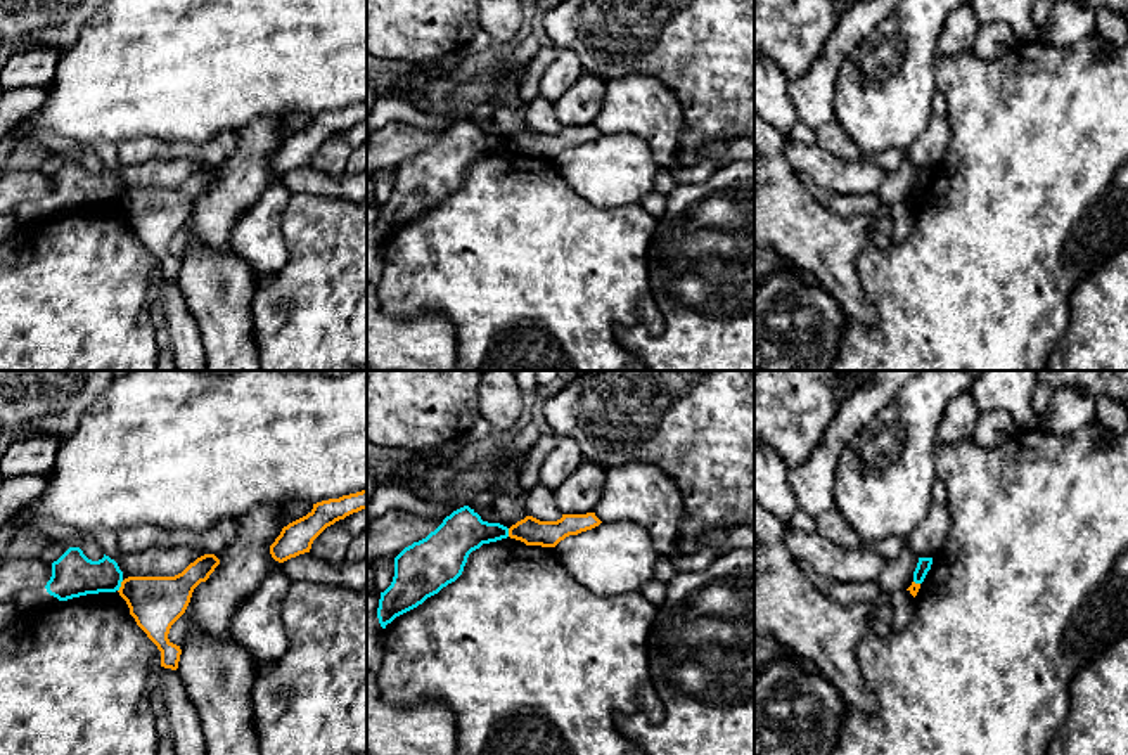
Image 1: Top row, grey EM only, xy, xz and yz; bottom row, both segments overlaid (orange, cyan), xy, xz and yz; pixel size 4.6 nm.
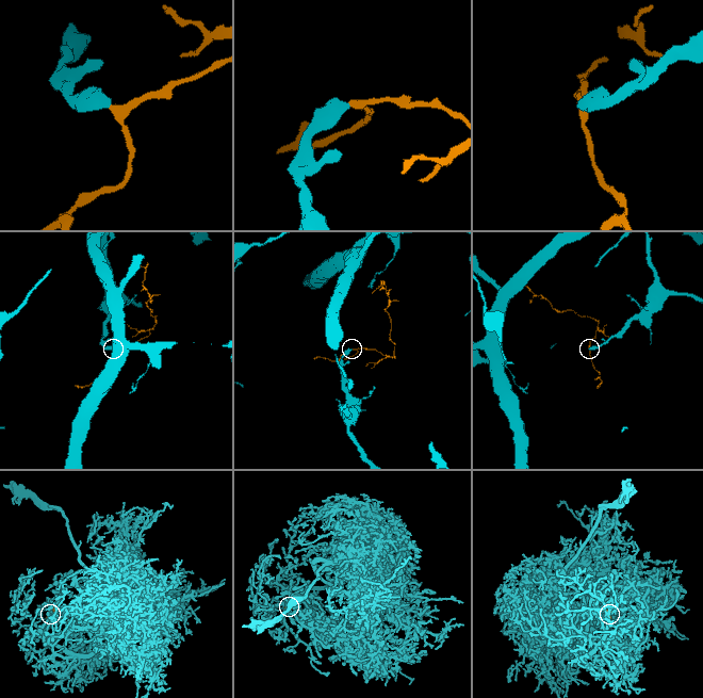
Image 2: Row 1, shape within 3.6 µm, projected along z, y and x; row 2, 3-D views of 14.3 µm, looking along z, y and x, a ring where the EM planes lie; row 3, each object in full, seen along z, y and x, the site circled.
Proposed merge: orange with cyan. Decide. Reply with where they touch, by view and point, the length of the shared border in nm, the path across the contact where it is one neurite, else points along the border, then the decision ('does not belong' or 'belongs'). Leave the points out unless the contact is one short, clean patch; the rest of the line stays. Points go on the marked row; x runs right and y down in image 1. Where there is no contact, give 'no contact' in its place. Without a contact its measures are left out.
xy (121, 586) | 60 nm | along xy (123, 580), (118, 591) | does not belong

